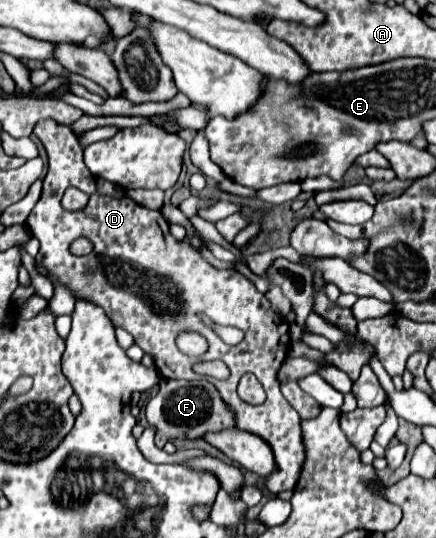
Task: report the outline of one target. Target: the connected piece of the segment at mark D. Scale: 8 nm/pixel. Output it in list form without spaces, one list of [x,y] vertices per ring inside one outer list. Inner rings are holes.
[[[46,119],[36,125],[34,135],[42,141],[48,153],[48,173],[42,181],[42,197],[26,221],[32,237],[40,241],[36,261],[58,277],[60,283],[70,287],[76,297],[102,307],[114,327],[126,329],[134,337],[134,343],[154,357],[158,371],[166,379],[200,379],[200,375],[192,371],[196,357],[180,353],[176,337],[182,329],[194,329],[206,337],[208,351],[200,355],[198,361],[222,359],[230,369],[228,379],[208,381],[218,389],[226,407],[234,413],[236,427],[262,437],[274,451],[276,471],[264,477],[264,489],[270,493],[292,491],[304,461],[304,445],[300,417],[280,393],[278,383],[278,369],[290,349],[290,327],[286,319],[272,313],[270,301],[258,293],[250,279],[236,271],[212,267],[186,239],[174,239],[160,211],[138,205],[128,197],[114,199],[98,195],[96,179],[82,161],[82,147],[66,125]],[[68,187],[76,187],[90,197],[86,209],[76,213],[62,209],[60,199]],[[78,237],[86,237],[94,243],[90,255],[76,257],[68,251],[70,243]],[[134,289],[140,289],[140,293],[134,293]],[[160,311],[176,311],[176,317],[162,315]],[[200,315],[208,317],[214,325],[244,331],[244,339],[238,345],[226,345],[218,333],[200,319]],[[244,373],[254,373],[264,385],[266,401],[262,405],[248,405],[237,395],[238,381]]]

